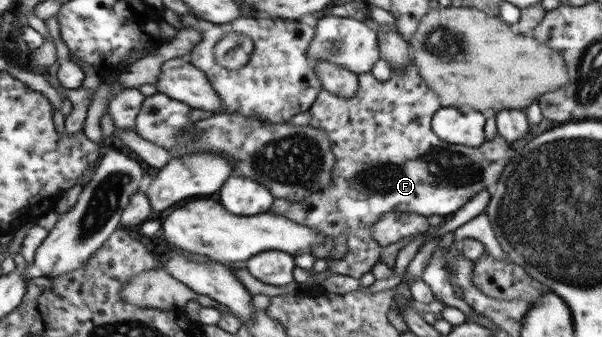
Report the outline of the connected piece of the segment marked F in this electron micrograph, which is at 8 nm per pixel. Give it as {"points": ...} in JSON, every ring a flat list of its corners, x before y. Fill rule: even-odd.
{"points":[[412,56,407,67,394,69,388,81,378,81,371,72,360,75,359,88,354,97,338,97,323,88,310,110,309,125,325,131,337,158,336,167,333,169,333,183,325,187,325,190,310,194,303,202,289,202,287,199,277,198,269,211,315,229,325,240,312,247,311,255,316,259,324,259,327,269,333,273,349,275,360,280,380,261,383,249,378,240,373,238,373,225,383,215,389,211,413,211,427,218,431,215,448,218,474,195,494,186,504,166,509,162,505,153,510,148,510,143,498,132,493,139,486,140,478,147,456,145,442,140,432,128,433,116,439,110,441,98,422,79],[344,233,348,233,348,251,341,259,333,259,330,254,336,247,334,239]]}

